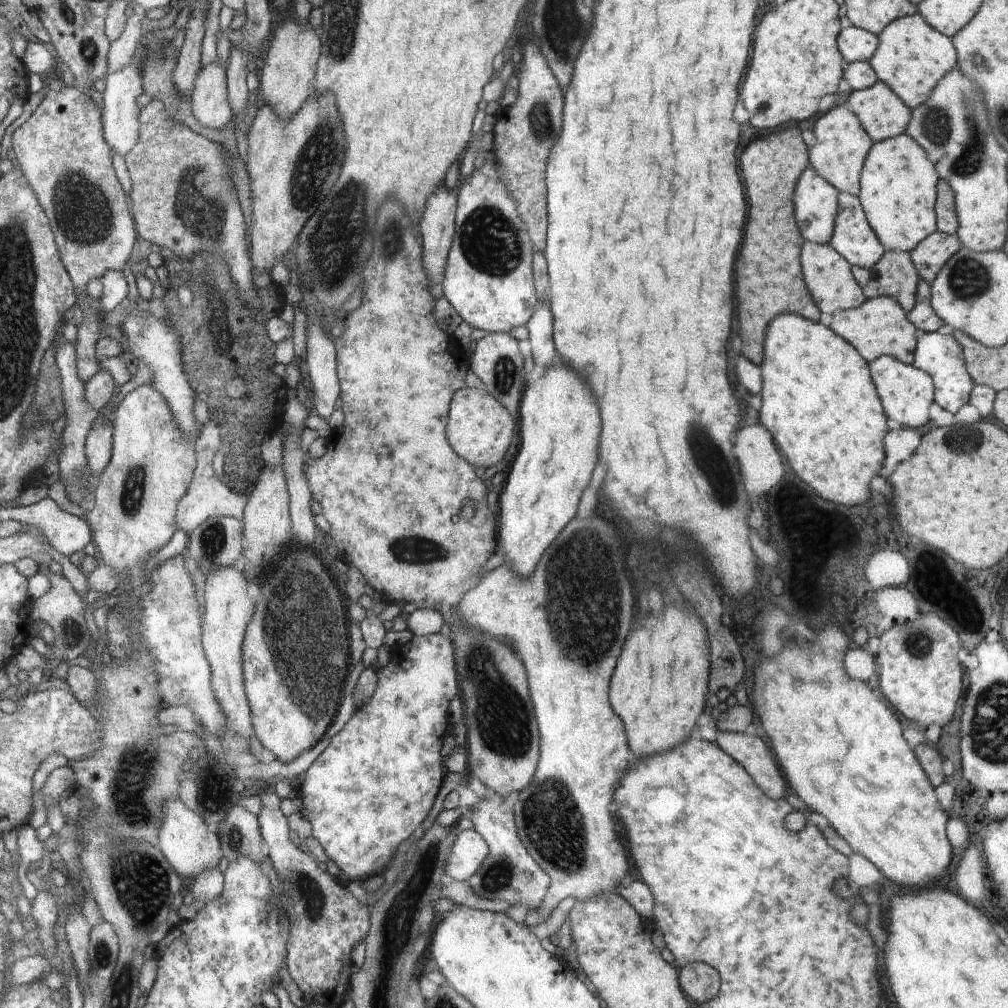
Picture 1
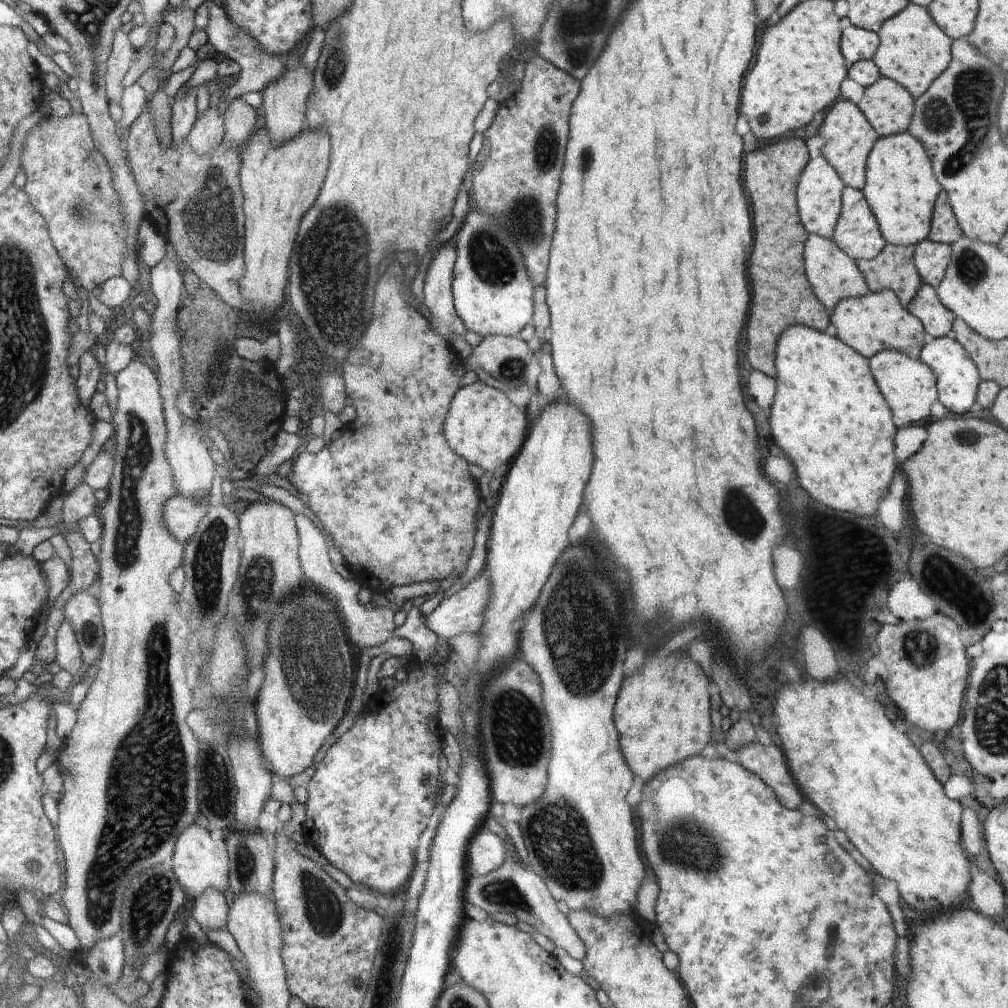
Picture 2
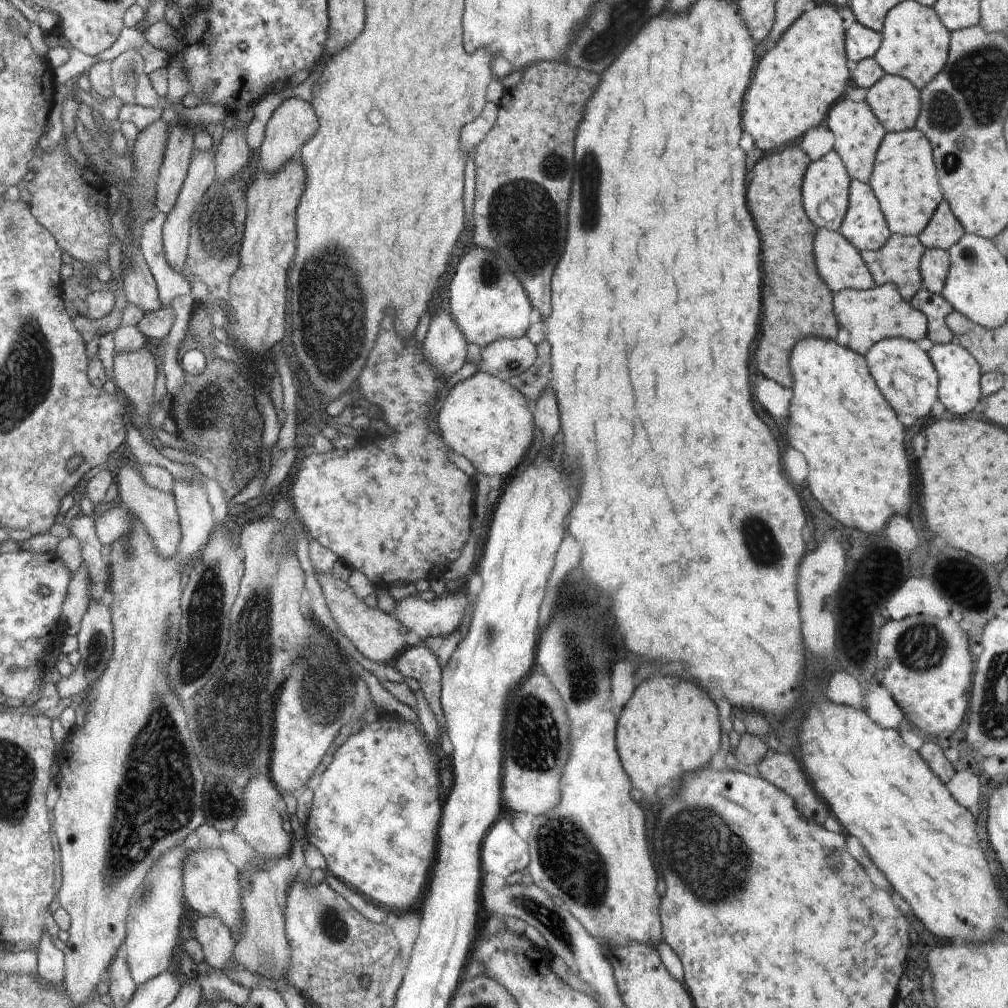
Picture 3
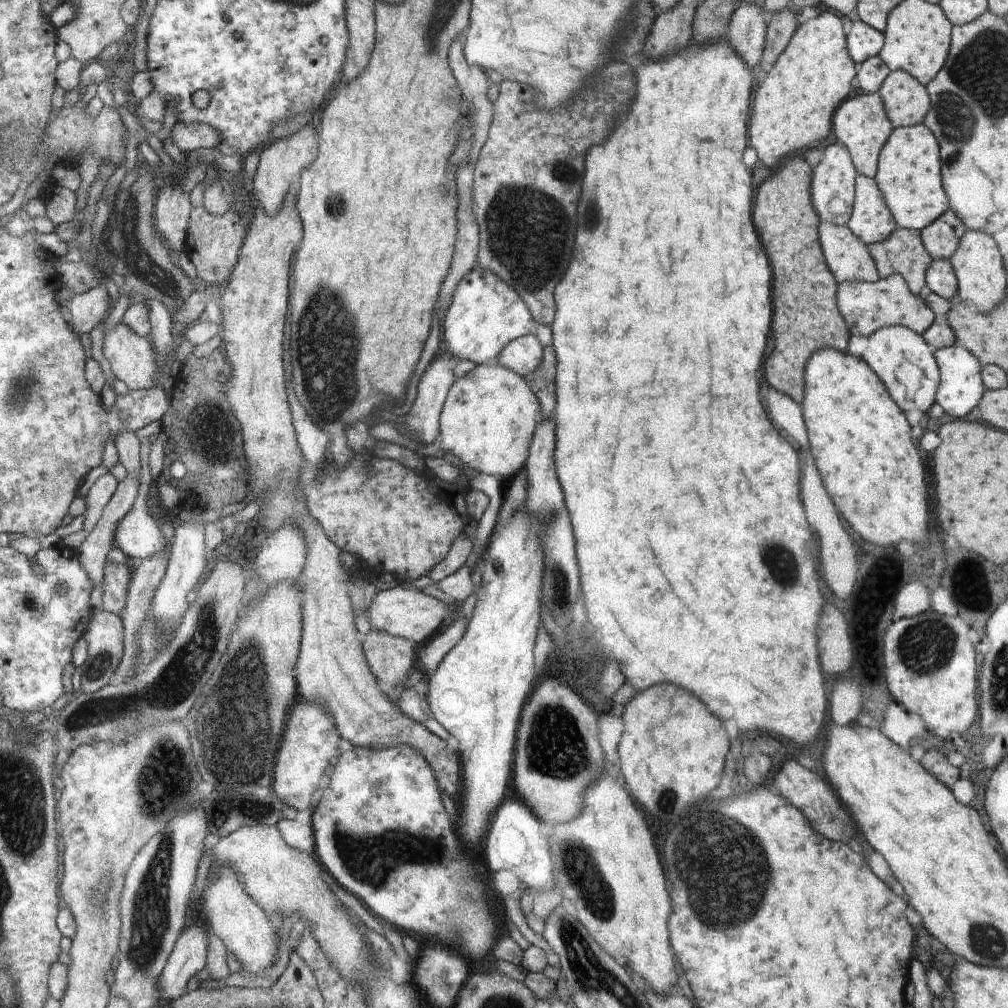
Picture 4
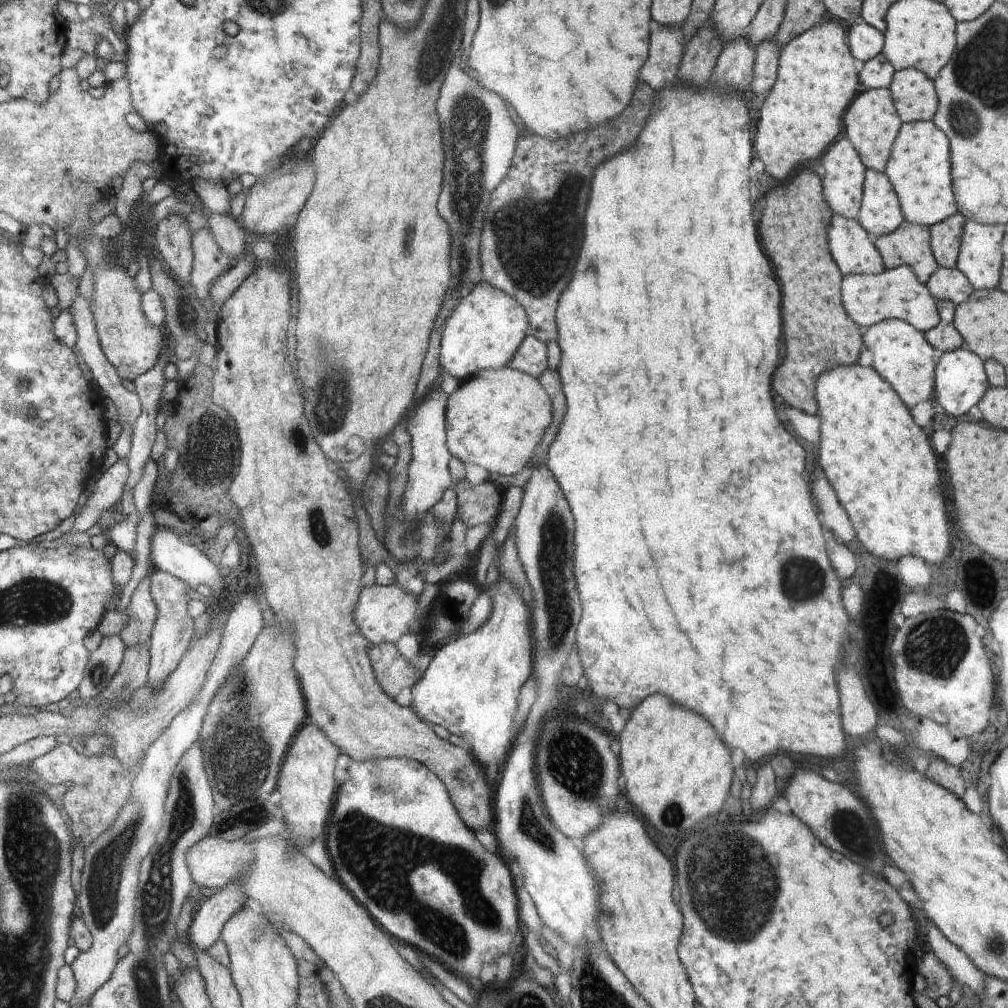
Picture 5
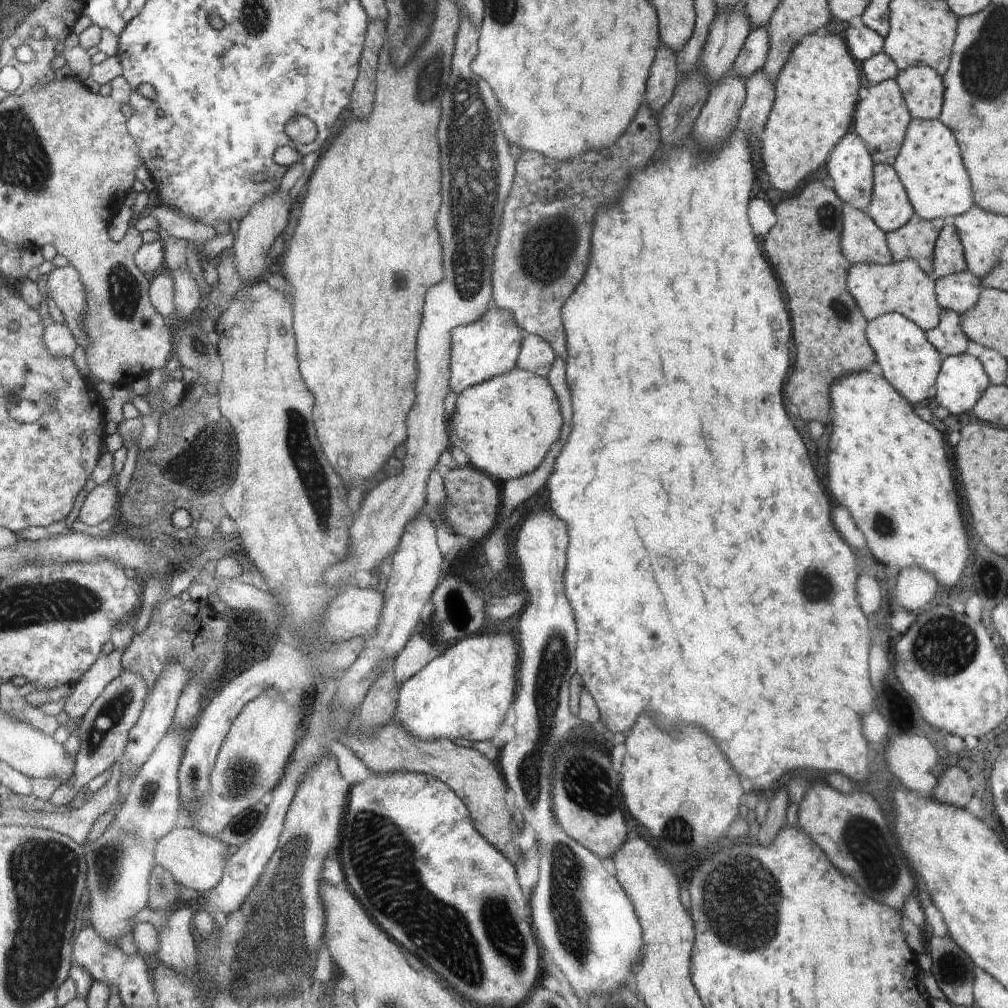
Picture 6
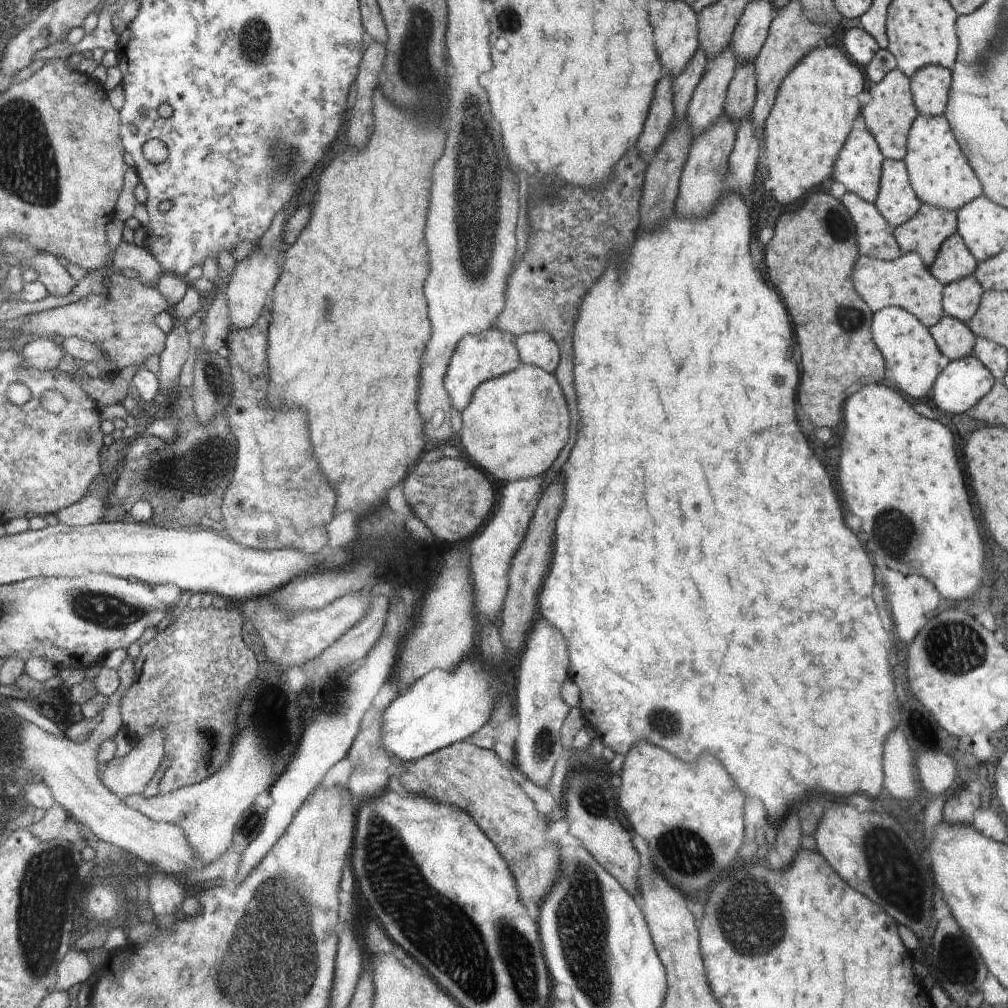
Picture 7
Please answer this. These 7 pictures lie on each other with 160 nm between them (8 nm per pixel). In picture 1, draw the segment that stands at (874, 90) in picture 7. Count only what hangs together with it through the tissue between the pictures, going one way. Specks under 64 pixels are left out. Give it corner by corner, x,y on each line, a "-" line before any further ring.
844,104
835,106
818,118
813,128
815,145
810,147
810,164
816,172
832,183
840,193
855,197
861,192
860,176
864,170
865,158
872,150
874,142
861,125
857,114

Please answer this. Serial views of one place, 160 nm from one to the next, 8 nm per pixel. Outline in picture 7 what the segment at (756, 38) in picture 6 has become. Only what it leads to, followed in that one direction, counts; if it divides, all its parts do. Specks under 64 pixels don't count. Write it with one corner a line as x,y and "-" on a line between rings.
746,61
737,65
733,79
730,81
724,103
724,116
737,122
750,116
757,95
755,64

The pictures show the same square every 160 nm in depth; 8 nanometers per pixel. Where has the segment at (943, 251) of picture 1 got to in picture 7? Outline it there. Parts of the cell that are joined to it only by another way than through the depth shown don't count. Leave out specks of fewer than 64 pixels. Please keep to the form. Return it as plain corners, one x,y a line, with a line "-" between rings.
974,274
943,285
944,314
967,324
980,306
983,292
982,285

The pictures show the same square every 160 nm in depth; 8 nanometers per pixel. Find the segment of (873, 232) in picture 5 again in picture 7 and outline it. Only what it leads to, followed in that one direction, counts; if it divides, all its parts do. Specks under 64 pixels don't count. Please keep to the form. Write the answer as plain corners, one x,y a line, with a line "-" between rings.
884,159
881,164
880,194
874,206
893,226
908,222
921,207
903,160

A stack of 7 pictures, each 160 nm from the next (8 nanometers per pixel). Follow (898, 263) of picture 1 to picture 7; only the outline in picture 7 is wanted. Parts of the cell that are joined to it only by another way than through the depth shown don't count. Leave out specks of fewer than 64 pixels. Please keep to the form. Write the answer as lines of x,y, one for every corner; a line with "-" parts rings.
924,203
908,222
895,227
893,233
902,255
916,253
929,267
935,261
942,242
956,233
956,229
957,211

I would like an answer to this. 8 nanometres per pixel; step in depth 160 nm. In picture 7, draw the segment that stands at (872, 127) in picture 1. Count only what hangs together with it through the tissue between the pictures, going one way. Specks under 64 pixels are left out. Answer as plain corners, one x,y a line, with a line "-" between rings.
928,65
910,77
914,106
919,115
944,115
950,96
951,70

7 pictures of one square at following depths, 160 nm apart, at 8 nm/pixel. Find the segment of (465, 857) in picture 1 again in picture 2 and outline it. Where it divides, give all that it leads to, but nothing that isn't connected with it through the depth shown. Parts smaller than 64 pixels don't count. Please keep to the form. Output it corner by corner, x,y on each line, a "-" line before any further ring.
483,830
474,836
469,846
470,876
492,873
508,860
506,840
489,830

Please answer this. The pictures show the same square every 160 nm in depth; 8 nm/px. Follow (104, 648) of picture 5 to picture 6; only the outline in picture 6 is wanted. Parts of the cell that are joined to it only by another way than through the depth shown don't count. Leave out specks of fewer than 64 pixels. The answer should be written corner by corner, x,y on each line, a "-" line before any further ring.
114,649
111,654
102,655
88,669
82,678
72,686
71,695
67,696
63,710
69,718
80,719
90,710
94,701
106,690
124,670
121,658
122,650

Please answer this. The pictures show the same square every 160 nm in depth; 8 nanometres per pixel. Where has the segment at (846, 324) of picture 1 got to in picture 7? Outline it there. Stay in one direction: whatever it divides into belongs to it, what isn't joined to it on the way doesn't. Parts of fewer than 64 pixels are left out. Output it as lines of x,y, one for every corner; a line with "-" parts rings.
916,253
901,254
893,261
861,255
853,276
854,286
858,286
858,294
866,298
871,310
878,312
886,307
907,310
927,329
934,326
944,315
942,304
944,284
934,278
929,267

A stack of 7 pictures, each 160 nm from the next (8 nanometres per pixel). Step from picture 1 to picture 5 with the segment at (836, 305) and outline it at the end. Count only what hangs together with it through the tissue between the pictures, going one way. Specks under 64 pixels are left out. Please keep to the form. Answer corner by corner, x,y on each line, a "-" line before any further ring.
834,215
828,232
829,249
833,258
842,266
842,274
847,275
877,275
886,268
883,265
883,258
870,234
856,219
847,219
844,216

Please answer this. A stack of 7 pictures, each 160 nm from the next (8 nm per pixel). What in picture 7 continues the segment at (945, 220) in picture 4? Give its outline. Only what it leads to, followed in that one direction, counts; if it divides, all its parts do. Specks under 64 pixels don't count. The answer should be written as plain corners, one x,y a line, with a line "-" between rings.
958,233
951,234
938,249
929,271
947,285
956,279
974,274
977,262

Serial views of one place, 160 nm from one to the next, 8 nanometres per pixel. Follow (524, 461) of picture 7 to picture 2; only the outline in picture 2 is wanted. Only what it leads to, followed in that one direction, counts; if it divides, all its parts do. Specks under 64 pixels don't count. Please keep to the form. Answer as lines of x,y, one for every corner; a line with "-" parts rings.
478,380
458,390
450,405
448,416
445,418
444,431
449,446
458,455
462,455
462,458
465,458
470,464
477,464
482,470
494,472
520,450
524,436
526,436
526,426
528,426
526,414
506,398
505,392

